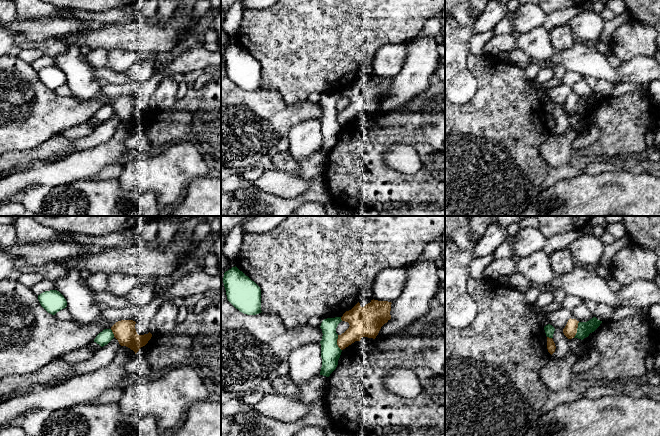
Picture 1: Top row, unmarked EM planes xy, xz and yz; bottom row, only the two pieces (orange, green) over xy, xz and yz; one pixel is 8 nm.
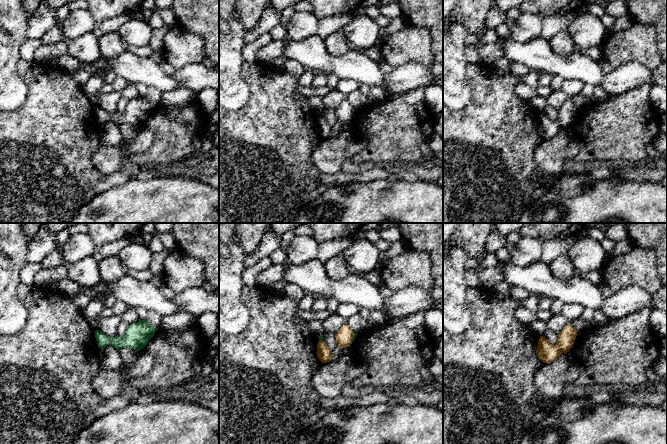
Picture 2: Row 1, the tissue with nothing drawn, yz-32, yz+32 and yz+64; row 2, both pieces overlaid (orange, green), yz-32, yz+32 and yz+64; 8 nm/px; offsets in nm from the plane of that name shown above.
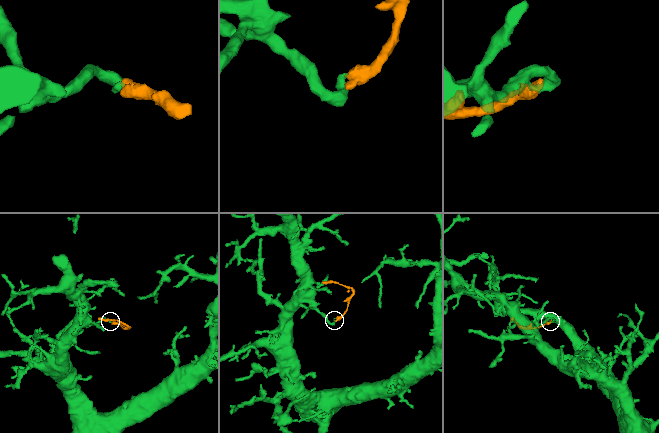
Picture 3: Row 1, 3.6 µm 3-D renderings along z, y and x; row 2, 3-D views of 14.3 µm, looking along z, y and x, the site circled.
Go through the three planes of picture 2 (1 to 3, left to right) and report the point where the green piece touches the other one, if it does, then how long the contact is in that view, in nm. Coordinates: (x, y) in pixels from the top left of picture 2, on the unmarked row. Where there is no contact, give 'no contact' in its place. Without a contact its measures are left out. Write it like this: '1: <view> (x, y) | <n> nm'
1: no contact
2: yz+32 (353, 112) | 50 nm
3: no contact

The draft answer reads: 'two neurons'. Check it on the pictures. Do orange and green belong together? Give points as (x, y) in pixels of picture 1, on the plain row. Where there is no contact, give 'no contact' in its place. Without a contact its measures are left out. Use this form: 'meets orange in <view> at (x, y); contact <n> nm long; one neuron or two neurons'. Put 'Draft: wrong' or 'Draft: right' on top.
Draft: right
meets orange in yz at (576, 106); contact 140 nm long; two neurons

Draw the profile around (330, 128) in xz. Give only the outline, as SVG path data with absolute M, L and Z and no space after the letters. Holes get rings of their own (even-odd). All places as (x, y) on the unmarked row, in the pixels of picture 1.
M341 93L327 94L322 97L320 102L323 109L320 117L322 134L320 151L326 153L329 153L336 145L342 128L337 121L338 110L336 109L336 104L341 97Z

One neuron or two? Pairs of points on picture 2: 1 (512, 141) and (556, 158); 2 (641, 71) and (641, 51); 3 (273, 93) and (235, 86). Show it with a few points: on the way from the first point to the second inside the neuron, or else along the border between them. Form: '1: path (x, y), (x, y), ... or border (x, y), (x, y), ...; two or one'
1: border (543, 139), (534, 151), (534, 162), (542, 172); two
2: border (618, 65), (639, 61), (652, 71); two
3: border (241, 67), (250, 97), (238, 110); two

